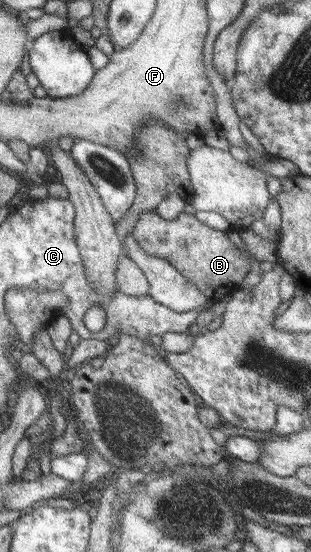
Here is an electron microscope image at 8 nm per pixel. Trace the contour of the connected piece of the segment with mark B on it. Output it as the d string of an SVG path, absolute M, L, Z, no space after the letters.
M157 212L141 213L132 233L147 255L169 260L213 303L225 301L245 281L254 262L227 237L228 232L208 227L185 212L173 220L163 219Z

